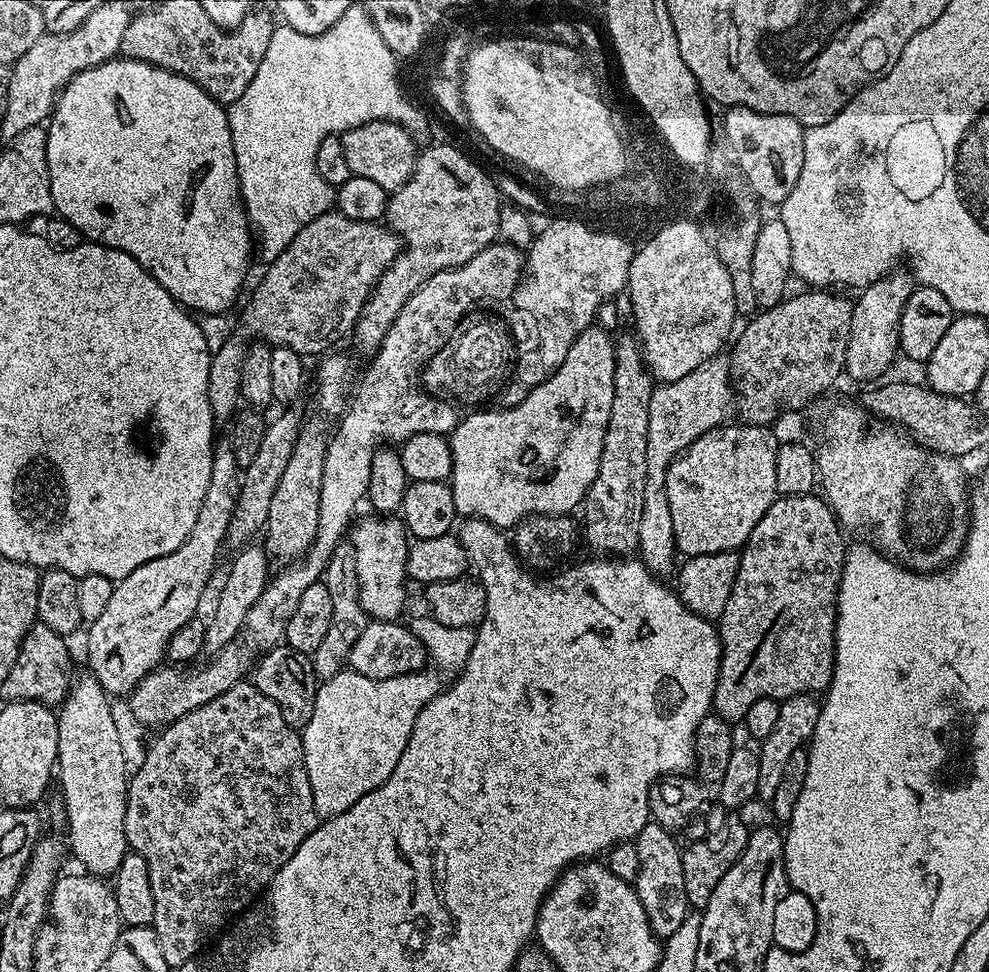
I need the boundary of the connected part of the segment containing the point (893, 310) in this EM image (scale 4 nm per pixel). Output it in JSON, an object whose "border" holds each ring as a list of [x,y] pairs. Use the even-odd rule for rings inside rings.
{"border":[[[893,270],[884,275],[881,280],[868,285],[855,297],[850,318],[850,338],[846,346],[846,362],[844,372],[856,380],[879,381],[884,371],[892,364],[892,359],[898,356],[900,346],[900,319],[904,313],[906,302],[914,287],[914,277],[911,271]]]}

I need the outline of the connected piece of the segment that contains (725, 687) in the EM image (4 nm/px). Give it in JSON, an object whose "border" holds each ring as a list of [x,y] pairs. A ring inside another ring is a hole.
{"border":[[[816,494],[780,496],[772,503],[770,510],[766,510],[766,514],[762,514],[762,518],[758,518],[758,526],[754,526],[754,530],[750,530],[748,540],[739,553],[738,578],[734,578],[734,590],[730,590],[726,610],[722,610],[718,621],[720,669],[712,699],[715,715],[736,726],[743,721],[746,710],[750,710],[750,706],[754,706],[754,702],[758,702],[762,698],[782,701],[801,694],[820,694],[827,689],[828,683],[832,681],[832,665],[836,662],[836,589],[844,573],[844,557],[846,555],[844,539],[846,539],[845,533],[837,521],[832,507],[828,505],[827,500]]]}

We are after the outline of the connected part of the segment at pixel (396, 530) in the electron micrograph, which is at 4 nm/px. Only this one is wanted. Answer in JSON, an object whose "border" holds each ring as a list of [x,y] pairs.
{"border":[[[376,514],[371,515],[365,520],[357,519],[350,528],[350,538],[352,534],[352,544],[356,547],[354,559],[358,570],[358,590],[360,591],[362,610],[366,610],[366,614],[372,620],[396,622],[401,619],[400,611],[403,610],[404,599],[408,596],[404,584],[409,583],[408,549],[410,537],[403,519],[381,518]]]}

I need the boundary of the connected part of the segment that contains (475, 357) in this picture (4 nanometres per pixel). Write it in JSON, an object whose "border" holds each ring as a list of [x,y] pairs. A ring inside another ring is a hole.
{"border":[[[488,310],[469,312],[456,324],[446,345],[428,360],[420,384],[437,399],[478,406],[508,382],[515,360],[516,346],[505,322]]]}

